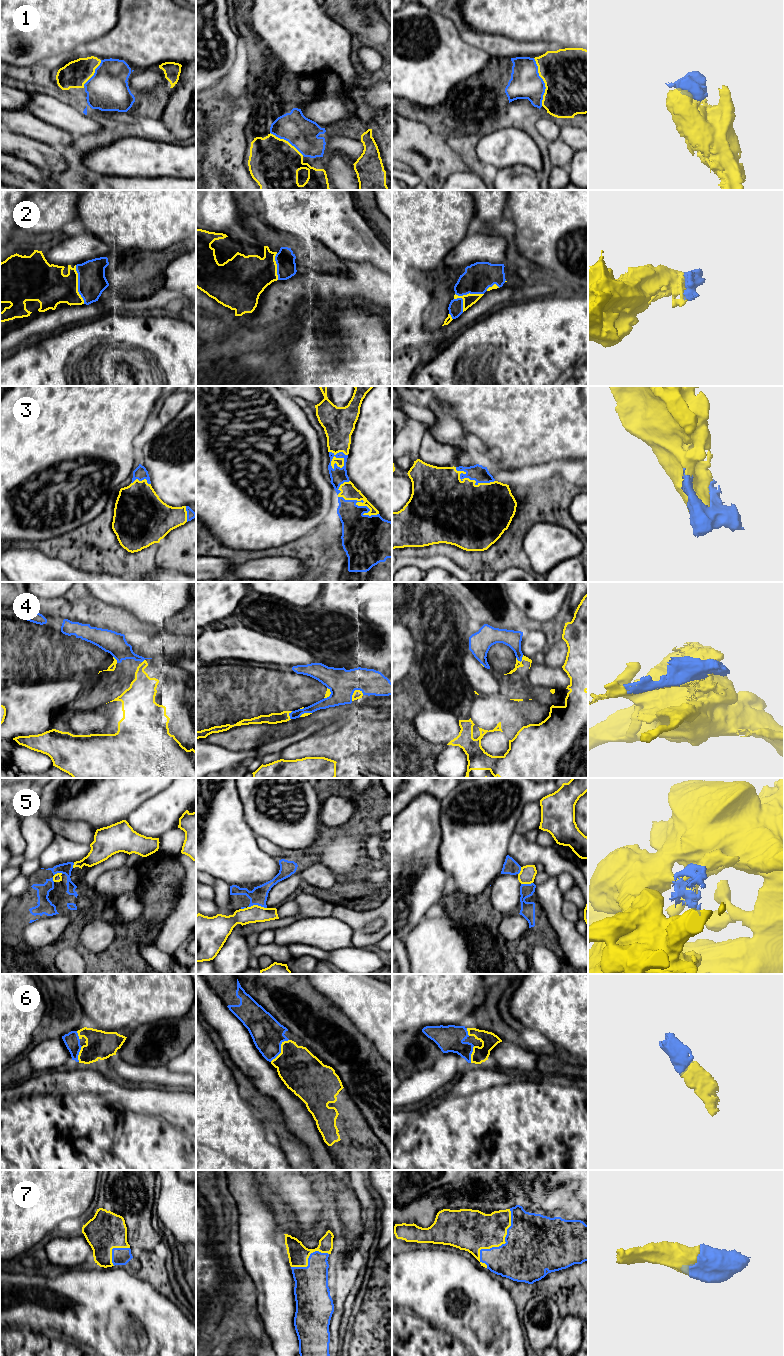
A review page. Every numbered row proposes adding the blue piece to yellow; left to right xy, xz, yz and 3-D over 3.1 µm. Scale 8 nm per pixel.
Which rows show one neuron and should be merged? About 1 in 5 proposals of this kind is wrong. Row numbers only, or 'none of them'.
1, 2, 3, 4, 6, 7

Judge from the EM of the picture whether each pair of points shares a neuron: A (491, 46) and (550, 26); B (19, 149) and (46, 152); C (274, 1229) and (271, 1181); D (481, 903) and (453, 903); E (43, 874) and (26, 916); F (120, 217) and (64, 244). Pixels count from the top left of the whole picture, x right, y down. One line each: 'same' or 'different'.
A: different
B: same
C: different
D: same
E: same
F: different

